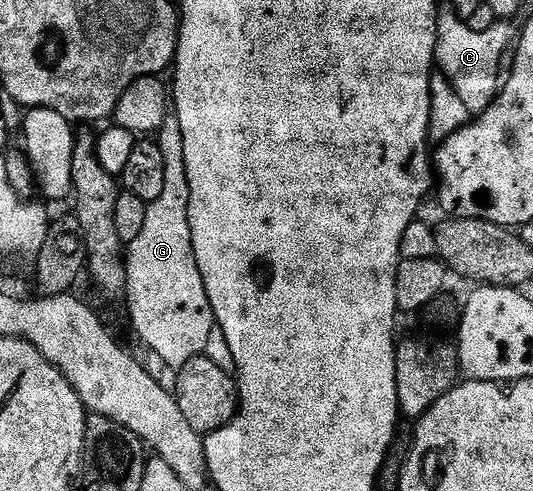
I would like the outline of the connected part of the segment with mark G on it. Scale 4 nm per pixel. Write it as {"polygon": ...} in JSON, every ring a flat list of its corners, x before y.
{"polygon":[[168,114,163,125,159,127,157,143,161,150,161,158,165,158,165,186,161,189,161,198,152,200,147,205,145,230,141,230,141,234,137,234,137,238,133,238,133,242,126,245,127,290,125,293,125,301,127,300,127,312,131,315,131,324,135,327,136,334,143,339,144,346,149,351,156,352,172,370,178,370,191,363,193,358,204,355,210,331,216,328,217,325,215,315,211,309,211,303,209,302,209,294,205,294,205,282,201,278,201,270,197,266,197,258,193,254,193,234,189,230,189,182,187,181,187,171,185,170,185,138,181,138,181,122,175,115]]}

